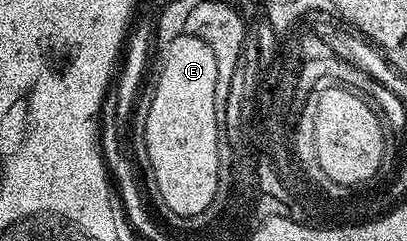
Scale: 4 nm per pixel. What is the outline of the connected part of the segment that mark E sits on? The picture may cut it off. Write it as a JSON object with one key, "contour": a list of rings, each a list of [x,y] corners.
{"contour":[[[186,34],[163,47],[161,73],[151,91],[151,104],[144,123],[144,141],[161,198],[181,217],[193,218],[197,213],[207,211],[217,198],[221,145],[217,141],[213,89],[217,89],[217,64],[209,45]]]}

